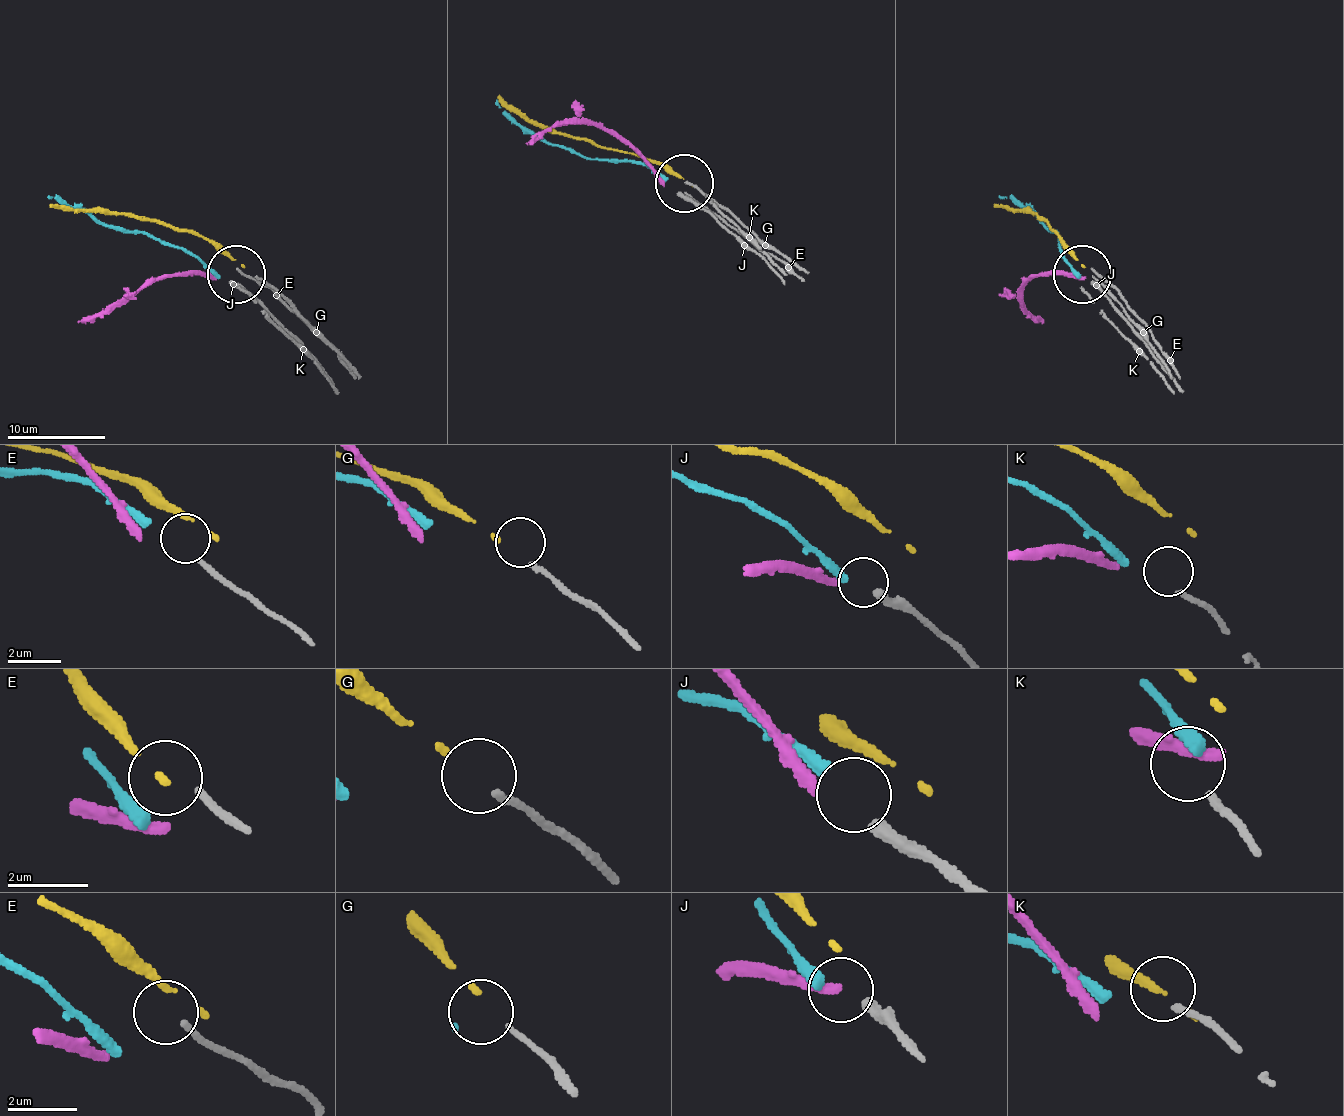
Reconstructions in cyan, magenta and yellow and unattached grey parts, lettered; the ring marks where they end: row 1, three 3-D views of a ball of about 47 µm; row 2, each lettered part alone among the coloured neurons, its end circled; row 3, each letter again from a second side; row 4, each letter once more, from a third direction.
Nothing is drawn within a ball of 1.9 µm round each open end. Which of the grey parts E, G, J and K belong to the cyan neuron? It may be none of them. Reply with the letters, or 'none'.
none

